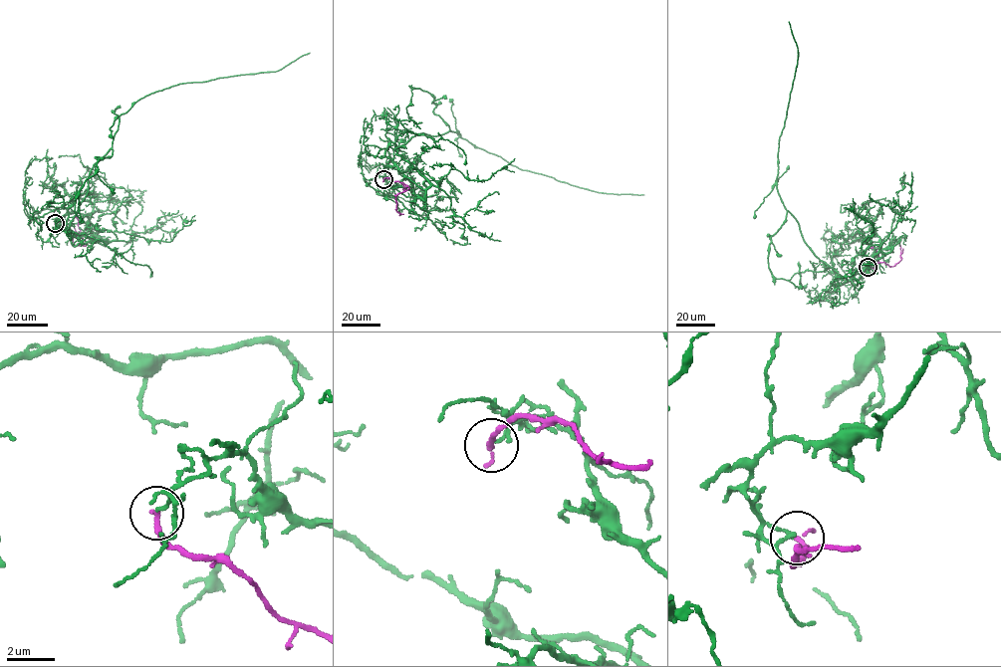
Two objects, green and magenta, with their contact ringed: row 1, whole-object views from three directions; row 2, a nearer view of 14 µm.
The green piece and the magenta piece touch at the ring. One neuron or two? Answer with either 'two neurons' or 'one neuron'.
two neurons

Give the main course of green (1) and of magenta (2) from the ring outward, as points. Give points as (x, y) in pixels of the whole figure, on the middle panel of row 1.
1: (383, 179), (424, 200), (429, 183), (397, 148), (412, 136), (449, 131), (521, 169), (597, 192), (643, 194)
2: (383, 179), (388, 178), (408, 187), (395, 196), (399, 215)

